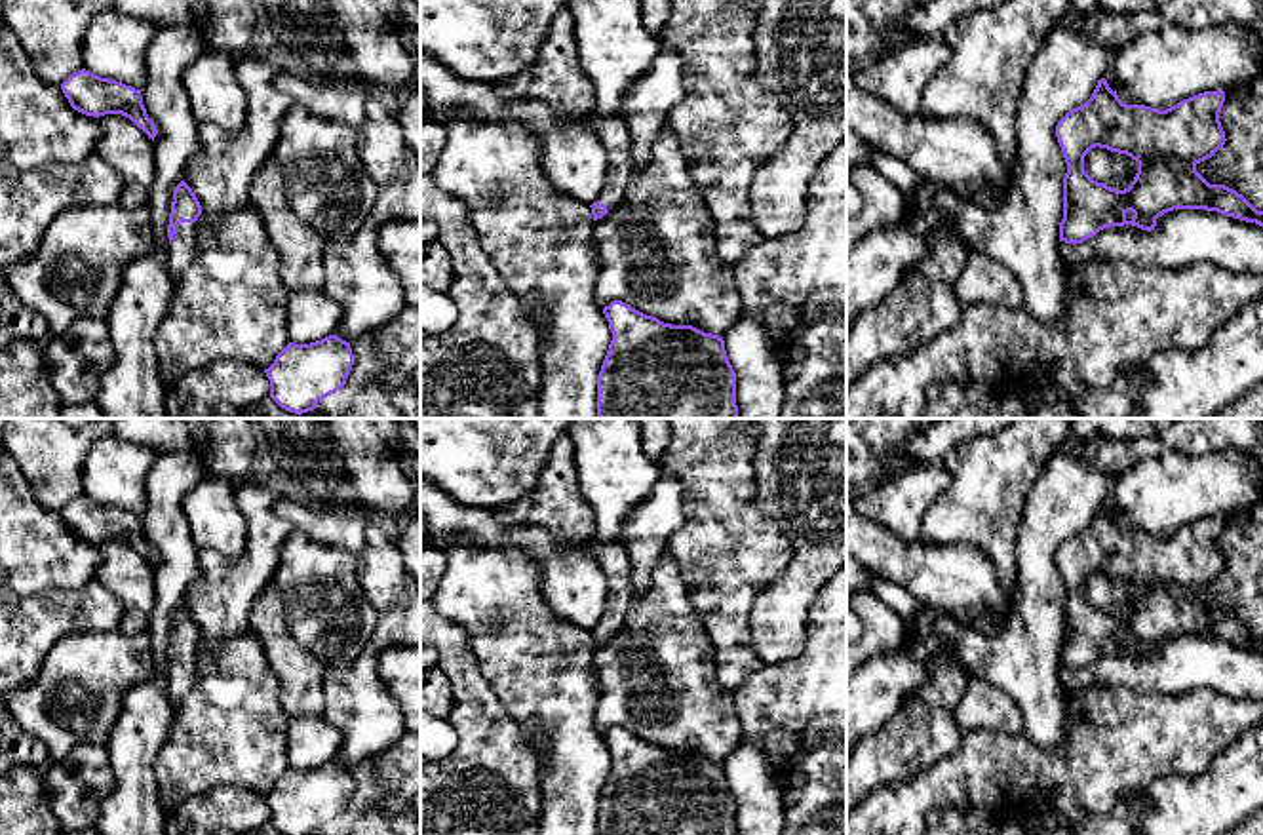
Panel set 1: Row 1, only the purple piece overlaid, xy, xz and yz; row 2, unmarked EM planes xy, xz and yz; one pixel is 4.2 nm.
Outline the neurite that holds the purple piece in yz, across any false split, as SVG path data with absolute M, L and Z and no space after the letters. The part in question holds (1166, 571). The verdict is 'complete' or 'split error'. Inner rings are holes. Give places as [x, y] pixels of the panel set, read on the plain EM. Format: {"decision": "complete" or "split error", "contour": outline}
{"decision": "complete", "contour": "M1101 504L1092 523L1056 552L1067 590L1059 668L1077 671L1103 654L1124 651L1151 658L1156 645L1174 635L1217 637L1263 652L1263 637L1196 597L1227 567L1219 548L1223 529L1225 517L1217 515L1166 536L1126 531ZM1096 573L1137 588L1128 614L1111 614L1084 597L1084 582Z"}

